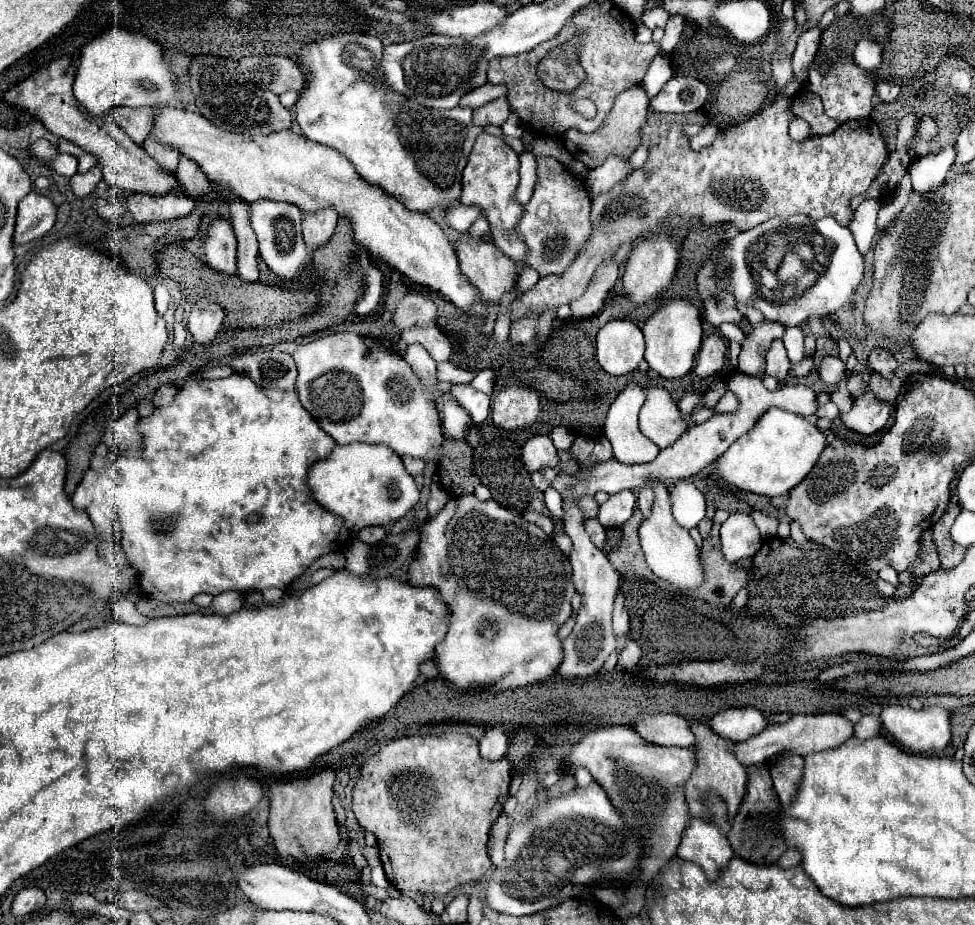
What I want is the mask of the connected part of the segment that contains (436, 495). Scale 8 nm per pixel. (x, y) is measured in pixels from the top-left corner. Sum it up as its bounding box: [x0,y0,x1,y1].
[427,480,447,516]

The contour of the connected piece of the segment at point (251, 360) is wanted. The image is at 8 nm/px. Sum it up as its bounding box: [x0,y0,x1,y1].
[231,350,297,390]

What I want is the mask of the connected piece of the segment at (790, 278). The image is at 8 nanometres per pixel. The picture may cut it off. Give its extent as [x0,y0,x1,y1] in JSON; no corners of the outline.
[719,214,865,326]

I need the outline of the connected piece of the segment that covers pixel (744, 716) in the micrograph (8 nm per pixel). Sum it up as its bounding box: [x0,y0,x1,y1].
[711,708,767,742]

